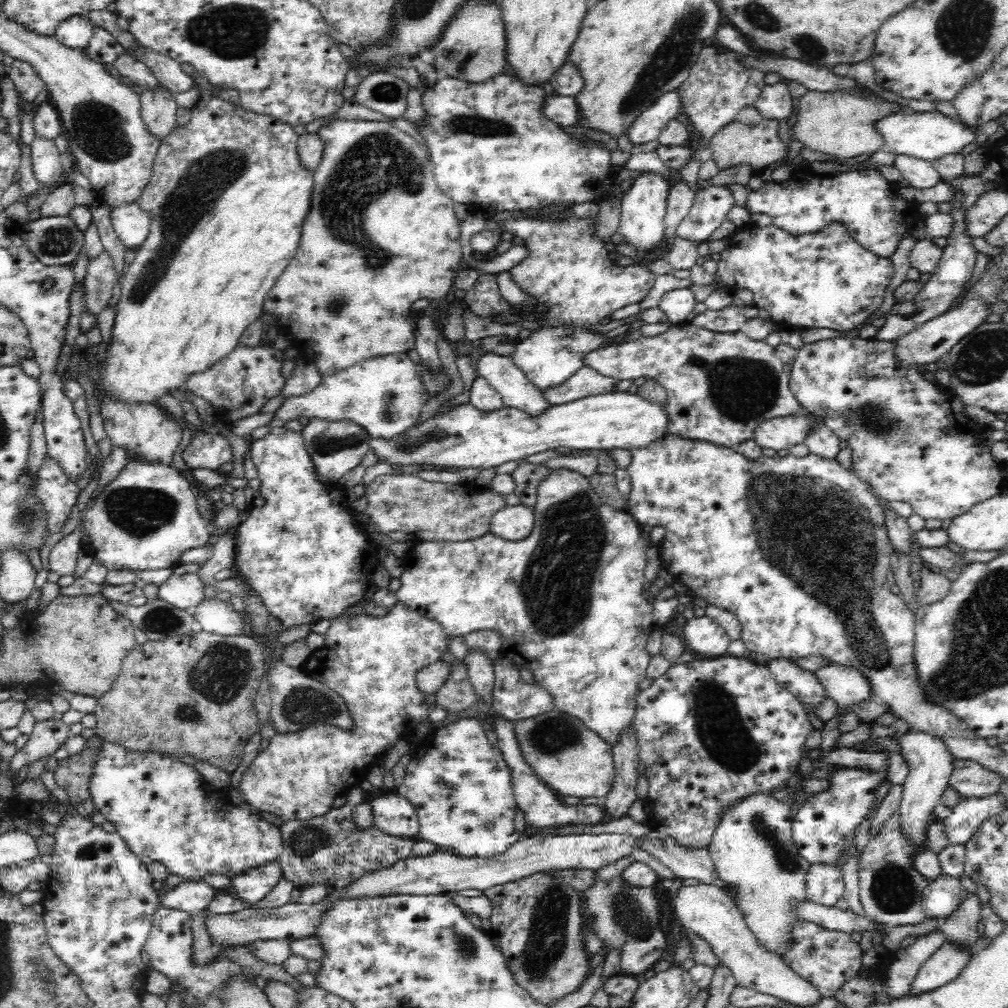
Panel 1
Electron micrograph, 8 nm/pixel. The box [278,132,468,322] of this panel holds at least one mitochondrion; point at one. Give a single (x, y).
(337, 303)

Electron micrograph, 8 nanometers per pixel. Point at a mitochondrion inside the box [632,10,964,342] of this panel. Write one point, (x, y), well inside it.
(811, 49)

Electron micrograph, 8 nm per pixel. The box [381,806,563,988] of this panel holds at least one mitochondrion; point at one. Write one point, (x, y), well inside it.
(465, 946)

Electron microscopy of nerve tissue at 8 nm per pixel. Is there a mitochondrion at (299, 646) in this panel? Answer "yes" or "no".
no

